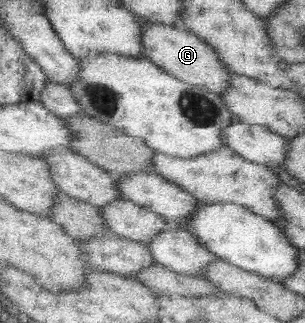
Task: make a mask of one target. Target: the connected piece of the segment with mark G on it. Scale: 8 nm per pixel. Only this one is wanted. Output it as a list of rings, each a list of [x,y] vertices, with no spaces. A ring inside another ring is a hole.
[[[145,21],[143,45],[146,58],[167,70],[168,74],[172,74],[184,82],[205,87],[206,90],[219,95],[228,90],[230,70],[218,57],[217,50],[187,28],[162,22]]]

